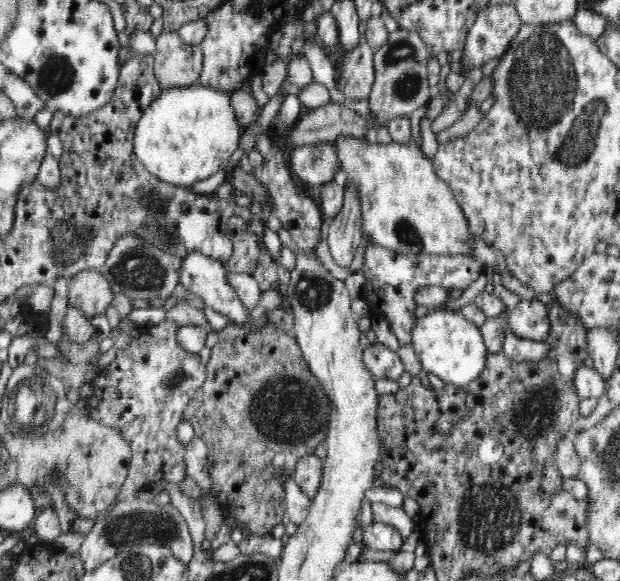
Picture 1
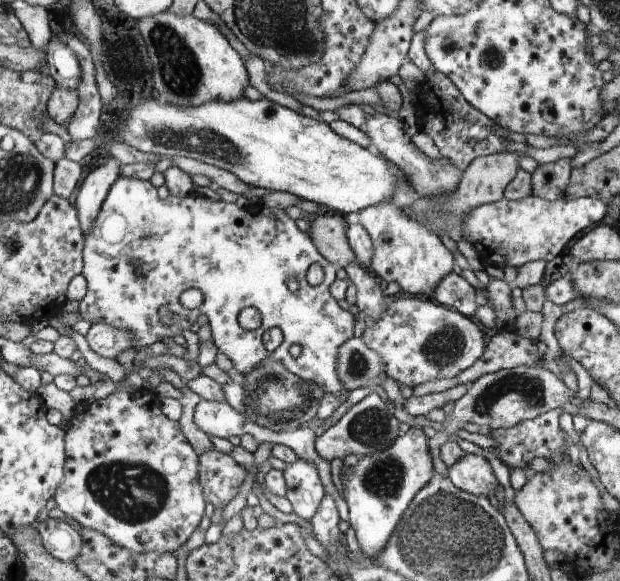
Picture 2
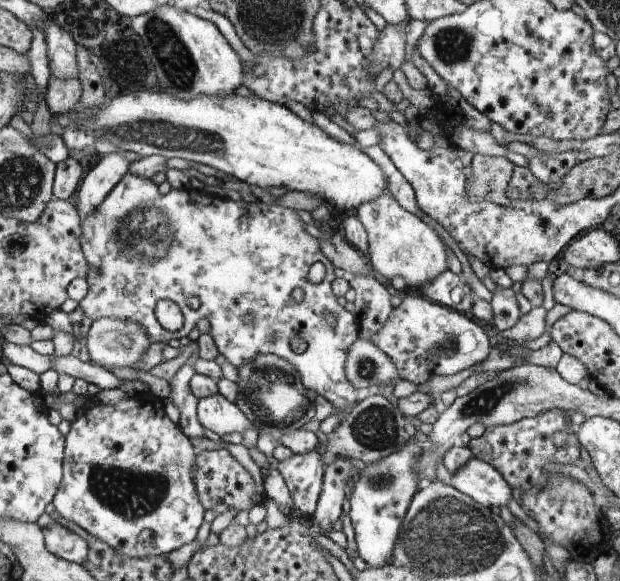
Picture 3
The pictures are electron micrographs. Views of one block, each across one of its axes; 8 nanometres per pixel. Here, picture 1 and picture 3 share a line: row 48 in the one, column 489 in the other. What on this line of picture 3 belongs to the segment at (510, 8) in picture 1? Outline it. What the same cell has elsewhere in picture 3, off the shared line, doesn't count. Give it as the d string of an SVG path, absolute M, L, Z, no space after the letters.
M476 457L452 474L451 486L486 508L508 506L513 496L502 474Z

